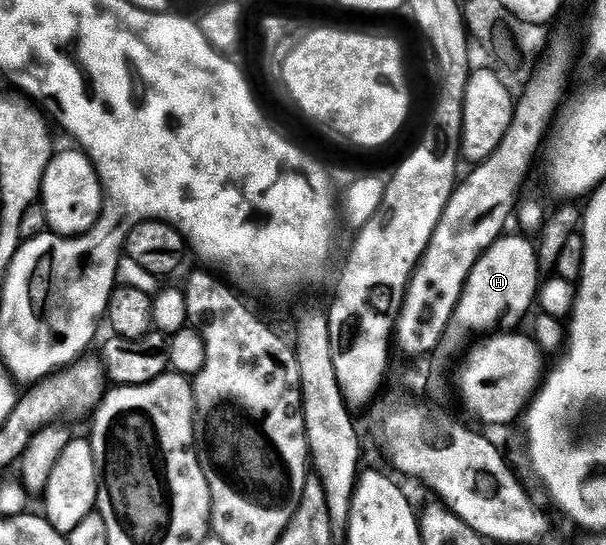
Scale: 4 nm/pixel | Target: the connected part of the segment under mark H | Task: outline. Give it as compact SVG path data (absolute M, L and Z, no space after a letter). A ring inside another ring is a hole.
M505 233L474 264L458 300L456 326L460 325L464 330L484 330L480 332L492 332L499 327L501 331L512 332L519 327L516 325L520 321L521 325L533 313L542 281L539 252L533 239L531 242L523 238L528 236L520 234ZM499 322L500 326L496 326Z

